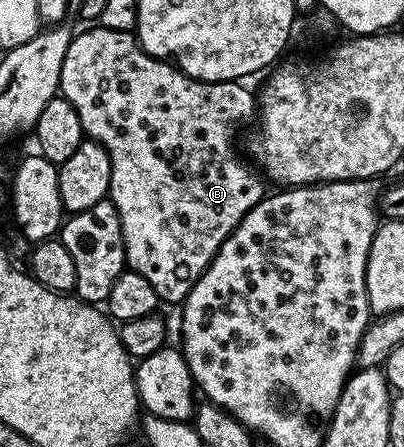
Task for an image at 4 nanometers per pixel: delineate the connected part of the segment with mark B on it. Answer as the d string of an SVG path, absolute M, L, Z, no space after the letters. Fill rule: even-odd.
M93 24L85 29L89 30L83 31L82 34L74 33L69 39L67 56L63 56L60 97L66 98L71 104L71 108L75 108L75 112L79 112L82 135L90 142L99 142L109 154L111 184L109 185L108 201L113 202L115 212L119 212L119 224L123 228L123 244L125 245L125 260L128 269L139 272L139 276L143 276L143 280L150 282L151 288L155 288L158 299L162 303L184 303L185 298L191 292L191 288L199 280L199 276L203 276L203 272L219 252L223 240L227 240L227 236L240 224L243 216L247 216L247 212L251 212L251 208L255 208L255 204L259 204L261 199L266 197L266 183L263 181L262 175L257 172L252 174L245 167L244 160L237 155L236 148L229 143L233 138L233 129L240 122L254 117L259 106L258 99L255 97L254 91L252 94L240 81L201 82L189 74L184 74L183 71L177 69L174 63L168 60L152 58L150 54L146 54L140 42L130 31L107 28L100 24Z

